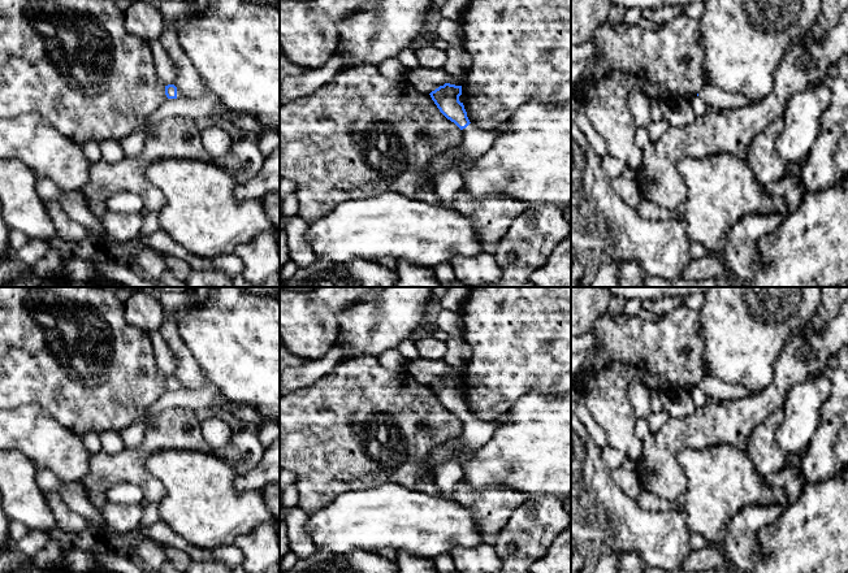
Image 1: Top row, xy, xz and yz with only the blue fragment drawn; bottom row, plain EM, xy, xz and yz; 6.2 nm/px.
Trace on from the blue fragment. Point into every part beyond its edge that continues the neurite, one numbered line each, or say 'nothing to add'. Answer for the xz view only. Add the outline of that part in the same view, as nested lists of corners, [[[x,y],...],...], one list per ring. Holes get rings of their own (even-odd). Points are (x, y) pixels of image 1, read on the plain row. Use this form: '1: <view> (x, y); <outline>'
1: xz (476, 433); [[[470,414],[463,422],[463,434],[458,447],[451,456],[434,470],[434,479],[440,487],[440,495],[445,499],[453,498],[457,483],[462,481],[463,468],[460,457],[470,455],[485,444],[496,431],[494,422],[485,422]]]

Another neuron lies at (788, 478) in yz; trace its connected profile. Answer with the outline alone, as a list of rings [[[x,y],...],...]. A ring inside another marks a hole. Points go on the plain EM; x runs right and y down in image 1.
[[[786,465],[783,469],[769,474],[765,481],[786,492],[788,504],[795,502],[802,491],[802,478],[799,466]]]

